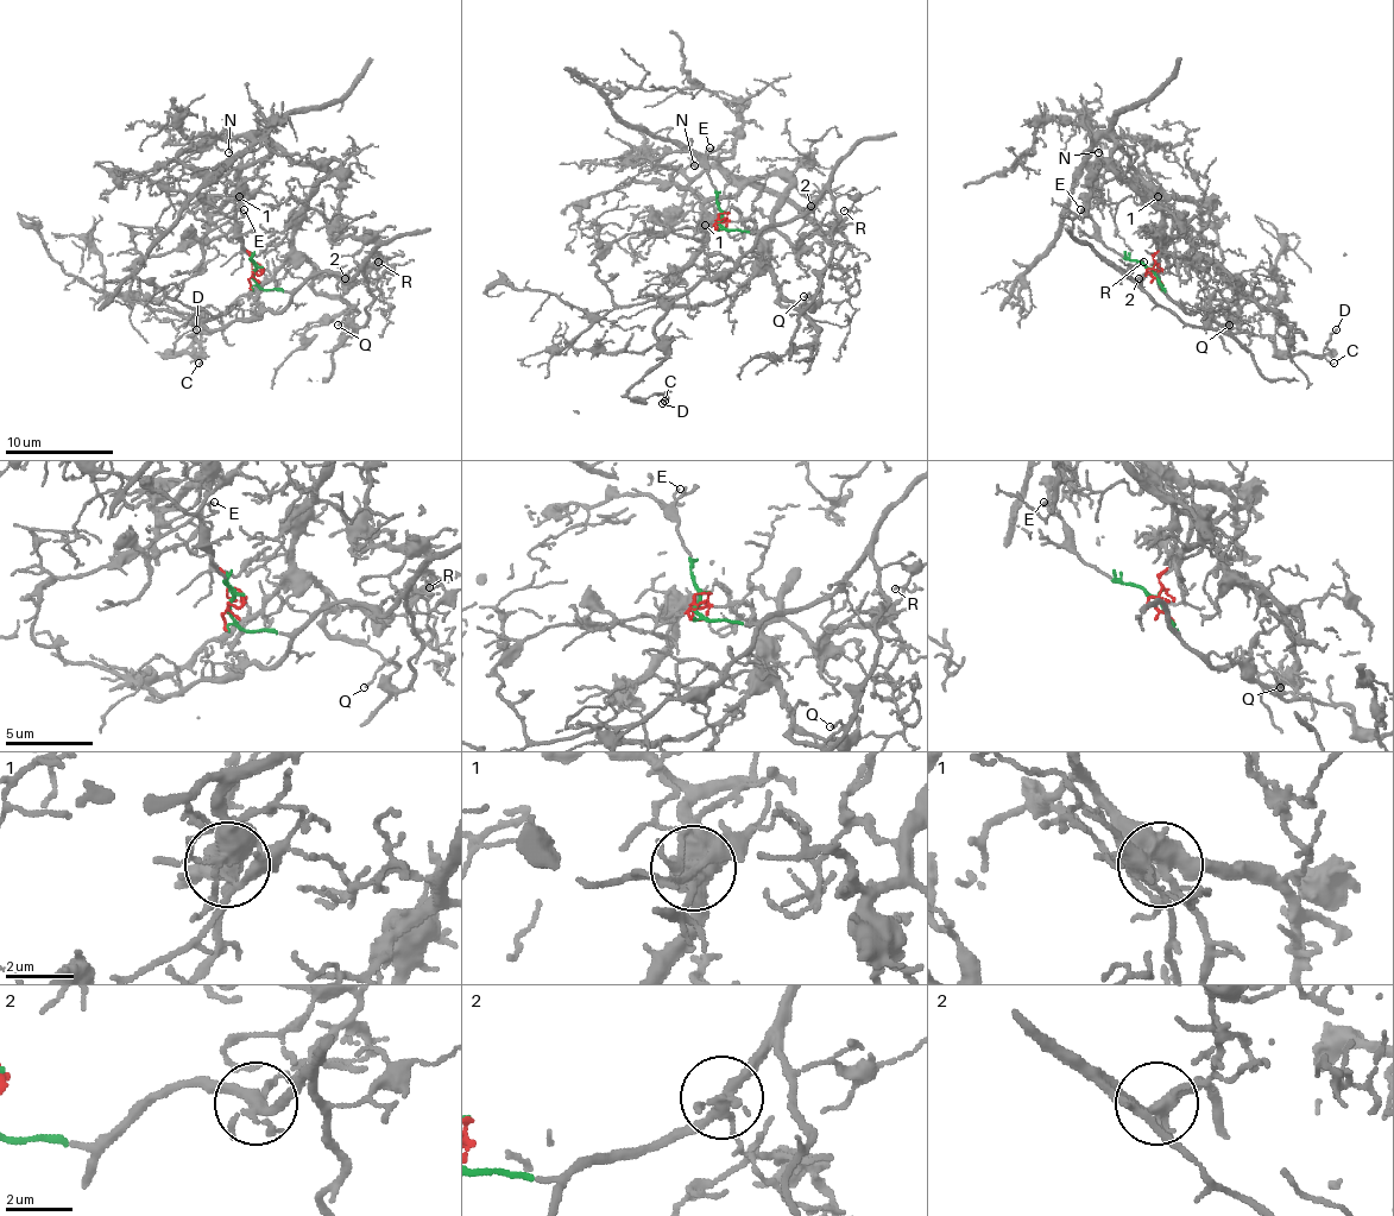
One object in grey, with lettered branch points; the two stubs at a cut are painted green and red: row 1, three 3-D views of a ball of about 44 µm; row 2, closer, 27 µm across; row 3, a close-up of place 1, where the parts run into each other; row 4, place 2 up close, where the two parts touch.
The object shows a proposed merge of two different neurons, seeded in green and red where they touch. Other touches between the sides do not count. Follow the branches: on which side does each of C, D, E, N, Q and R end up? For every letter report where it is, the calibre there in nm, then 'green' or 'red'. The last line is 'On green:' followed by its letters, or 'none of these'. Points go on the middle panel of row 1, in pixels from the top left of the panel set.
C: at (664, 401); 100 nm thick; green
D: at (662, 403); 150 nm thick; green
E: at (710, 147); 110 nm thick; green
N: at (694, 165); 130 nm thick; red
Q: at (803, 296); 130 nm thick; red
R: at (844, 210); 120 nm thick; green
On green: C, D, E, R

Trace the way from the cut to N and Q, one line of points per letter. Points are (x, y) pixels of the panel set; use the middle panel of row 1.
N: (718, 219), (726, 219), (693, 238), (701, 238), (705, 206), (737, 189), (716, 168), (691, 178), (693, 165)
Q: (718, 219), (693, 238), (724, 195), (783, 176), (792, 187), (758, 257), (783, 307), (813, 295), (802, 295)

